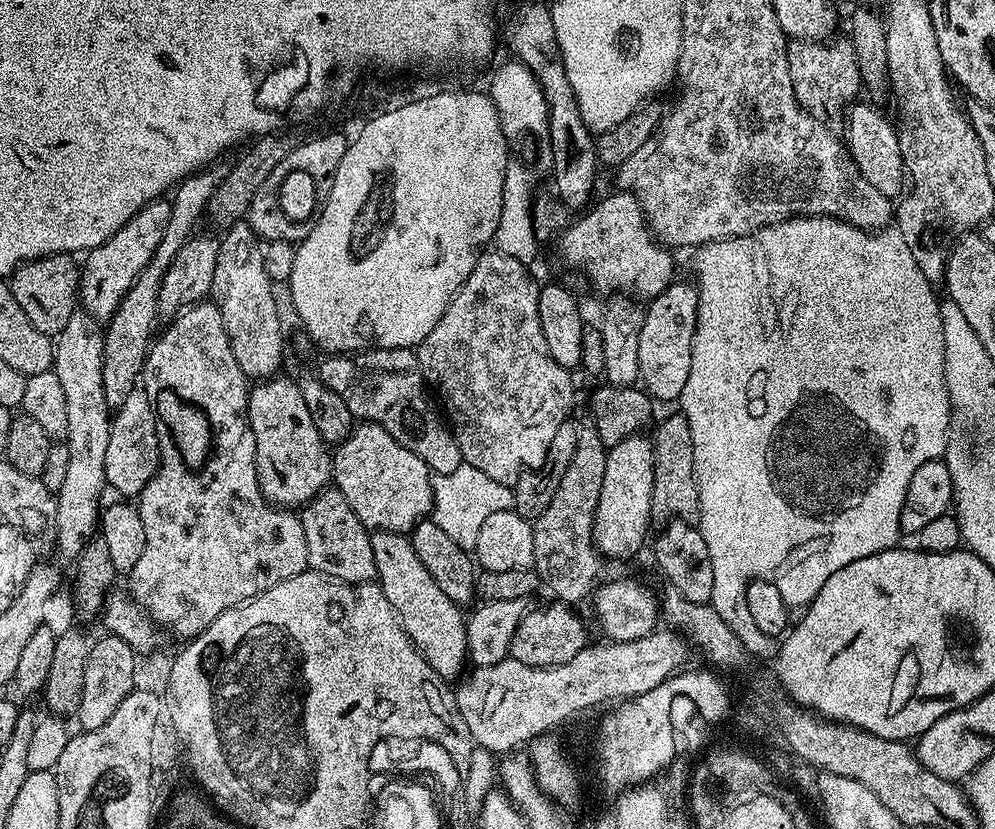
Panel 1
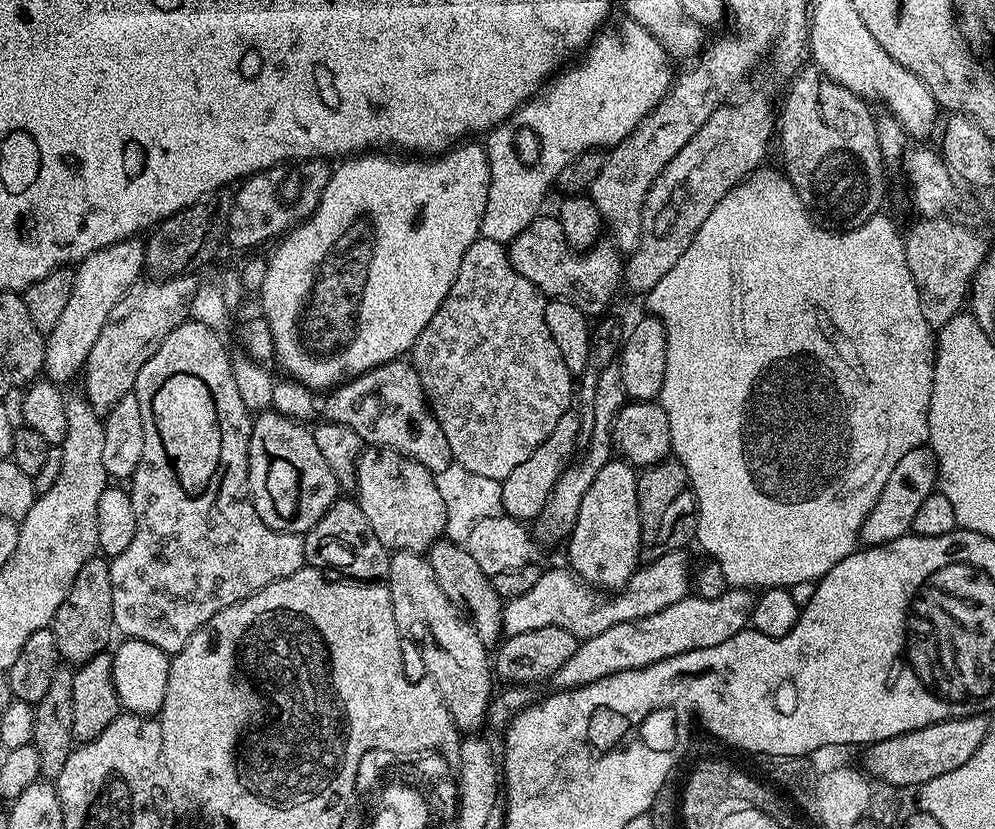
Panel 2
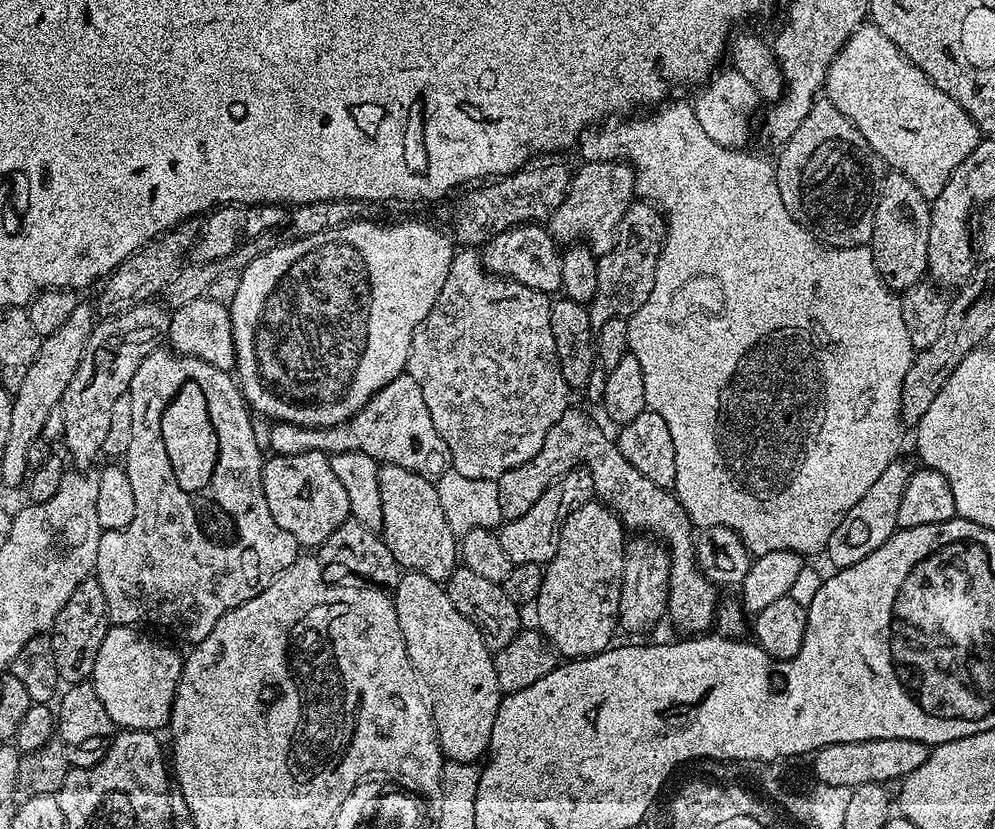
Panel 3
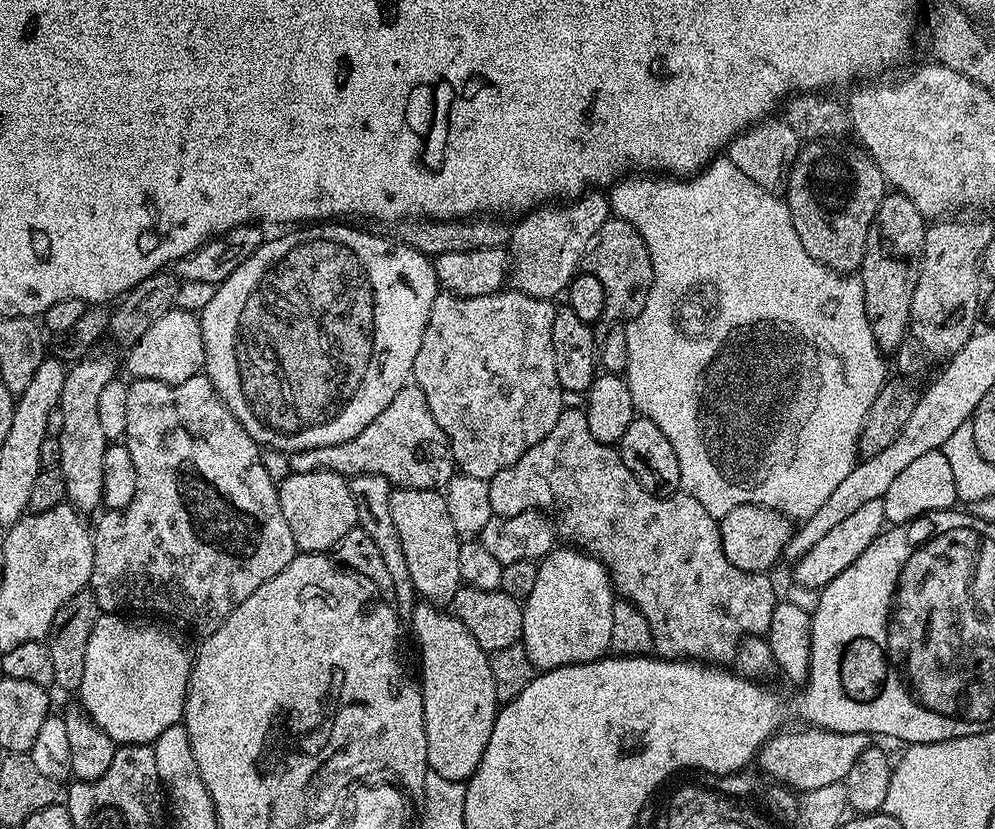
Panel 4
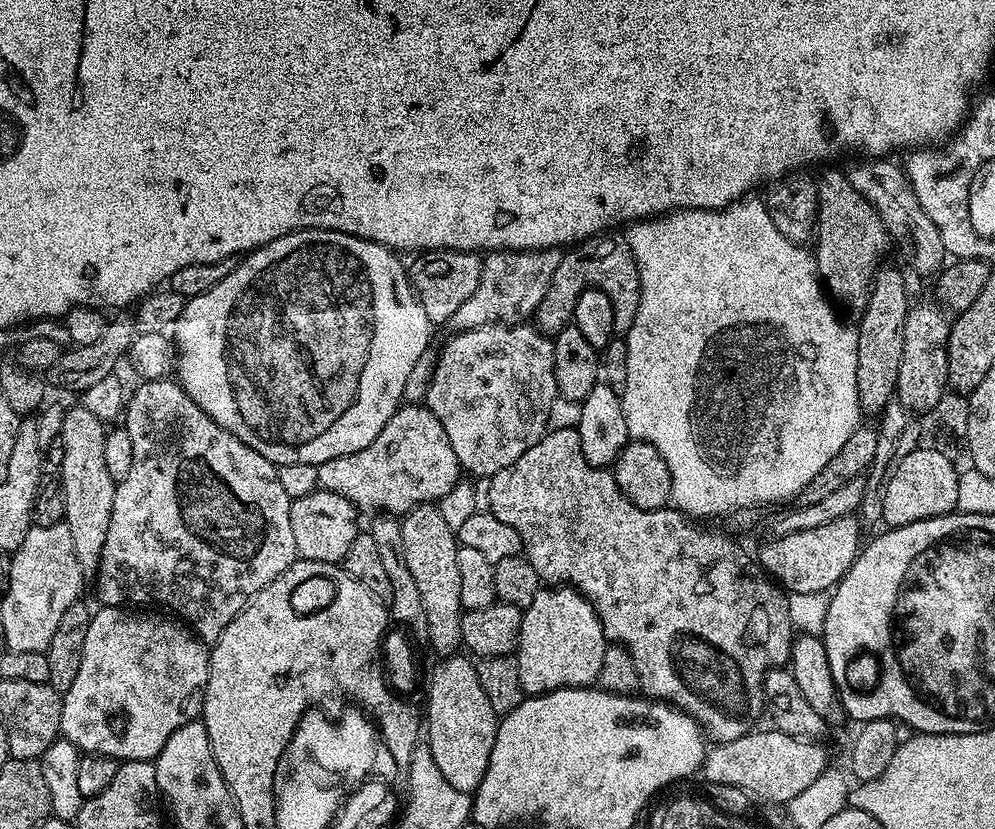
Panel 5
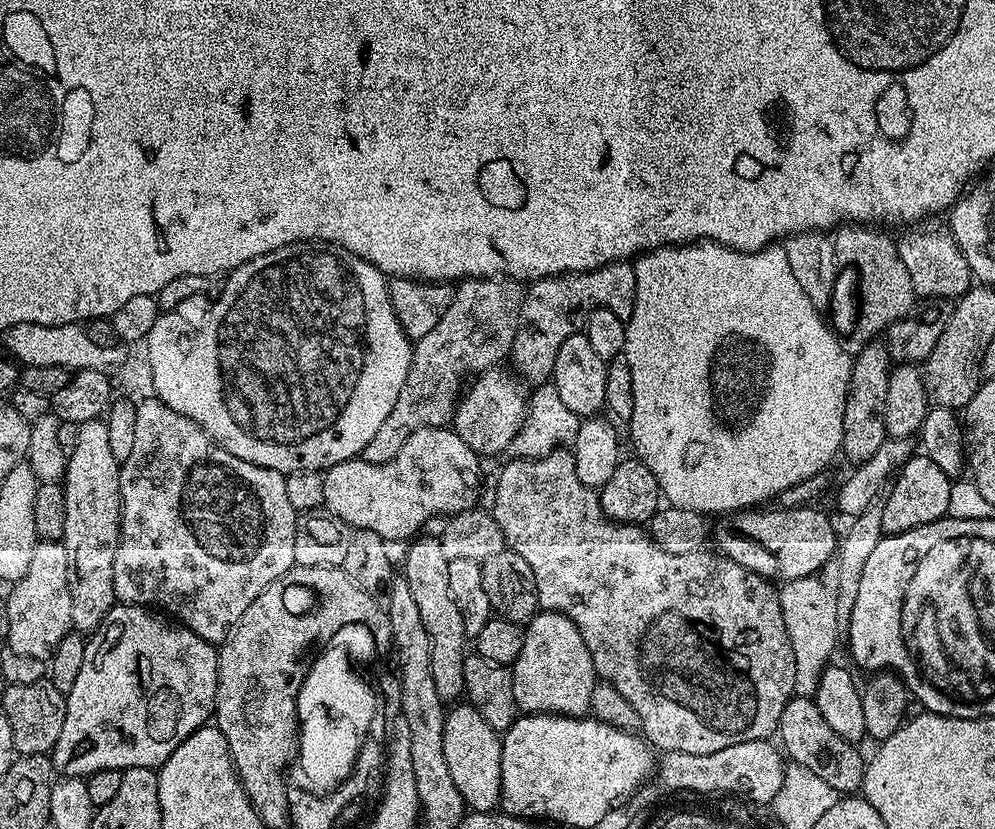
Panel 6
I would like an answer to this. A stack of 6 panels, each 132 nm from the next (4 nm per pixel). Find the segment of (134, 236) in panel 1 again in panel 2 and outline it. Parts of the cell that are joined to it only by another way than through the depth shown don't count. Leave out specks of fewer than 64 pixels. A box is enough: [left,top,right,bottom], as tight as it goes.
[43,238,145,385]

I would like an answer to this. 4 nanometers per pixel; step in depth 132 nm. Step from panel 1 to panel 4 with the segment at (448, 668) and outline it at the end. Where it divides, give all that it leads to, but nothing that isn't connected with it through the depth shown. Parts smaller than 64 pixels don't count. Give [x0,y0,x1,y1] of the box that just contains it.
[410,603,498,782]

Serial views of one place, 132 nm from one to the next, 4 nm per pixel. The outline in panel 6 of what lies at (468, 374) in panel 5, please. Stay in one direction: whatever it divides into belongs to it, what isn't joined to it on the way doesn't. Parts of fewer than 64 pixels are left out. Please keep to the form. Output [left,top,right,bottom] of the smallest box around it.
[450,366,529,458]

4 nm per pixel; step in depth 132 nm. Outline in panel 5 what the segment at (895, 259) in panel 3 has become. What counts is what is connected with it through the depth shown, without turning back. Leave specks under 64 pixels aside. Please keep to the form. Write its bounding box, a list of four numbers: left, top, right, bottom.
[858,267,908,414]

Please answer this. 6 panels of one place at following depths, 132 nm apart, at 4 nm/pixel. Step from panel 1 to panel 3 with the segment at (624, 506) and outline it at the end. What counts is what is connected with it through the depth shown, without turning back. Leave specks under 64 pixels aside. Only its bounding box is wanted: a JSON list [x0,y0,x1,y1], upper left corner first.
[534,502,625,657]

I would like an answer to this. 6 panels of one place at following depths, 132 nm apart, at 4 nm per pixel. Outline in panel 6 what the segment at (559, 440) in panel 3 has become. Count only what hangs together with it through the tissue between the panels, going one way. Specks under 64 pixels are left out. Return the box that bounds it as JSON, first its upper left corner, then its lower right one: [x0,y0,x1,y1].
[490,450,796,754]

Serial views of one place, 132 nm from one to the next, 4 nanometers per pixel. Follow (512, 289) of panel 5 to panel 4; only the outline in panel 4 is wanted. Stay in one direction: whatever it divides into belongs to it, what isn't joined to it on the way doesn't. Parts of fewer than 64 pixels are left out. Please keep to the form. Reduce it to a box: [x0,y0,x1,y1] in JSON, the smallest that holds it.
[510,190,610,300]

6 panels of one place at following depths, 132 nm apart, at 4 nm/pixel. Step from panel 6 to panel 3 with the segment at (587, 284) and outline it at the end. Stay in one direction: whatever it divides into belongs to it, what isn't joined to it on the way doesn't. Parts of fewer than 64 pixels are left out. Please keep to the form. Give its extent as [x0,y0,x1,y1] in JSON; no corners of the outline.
[587,202,666,325]

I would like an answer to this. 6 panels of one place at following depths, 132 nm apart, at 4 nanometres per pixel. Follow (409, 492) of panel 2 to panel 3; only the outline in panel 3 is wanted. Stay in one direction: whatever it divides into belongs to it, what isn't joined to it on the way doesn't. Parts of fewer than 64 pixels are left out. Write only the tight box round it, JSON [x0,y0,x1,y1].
[378,464,458,584]

